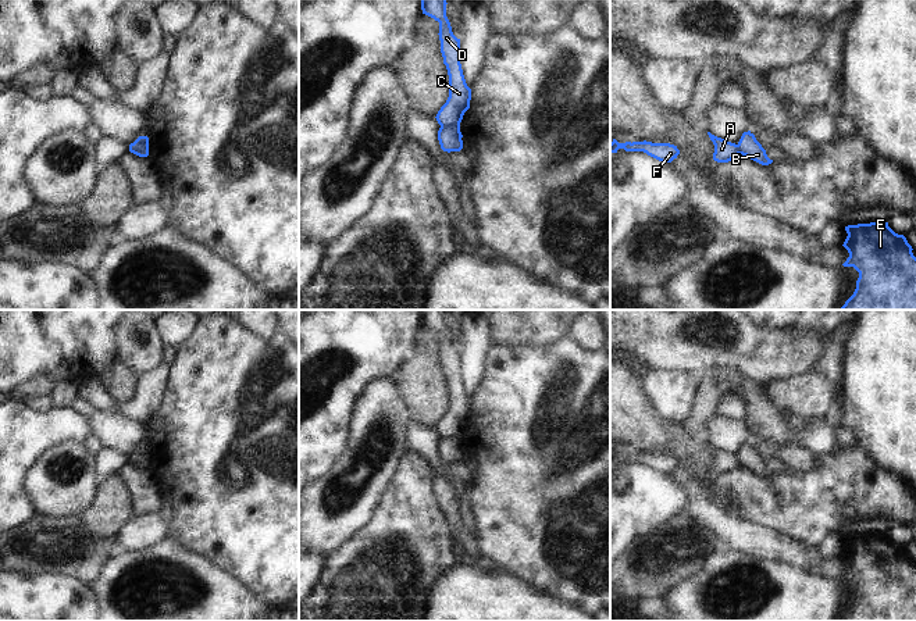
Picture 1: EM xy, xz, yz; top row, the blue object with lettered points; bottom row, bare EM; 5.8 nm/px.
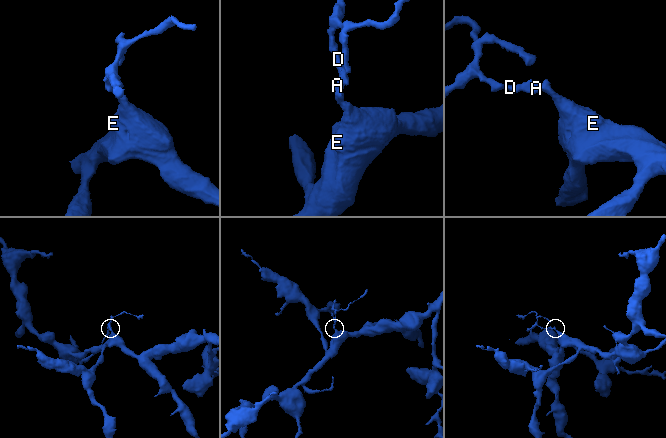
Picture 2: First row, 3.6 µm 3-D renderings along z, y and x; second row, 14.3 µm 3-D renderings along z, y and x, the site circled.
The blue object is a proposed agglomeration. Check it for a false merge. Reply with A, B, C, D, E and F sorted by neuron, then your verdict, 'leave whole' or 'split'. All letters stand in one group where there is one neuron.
A C D F / B E | split

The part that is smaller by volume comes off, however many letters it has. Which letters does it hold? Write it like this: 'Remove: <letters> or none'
Remove: A, C, D, F

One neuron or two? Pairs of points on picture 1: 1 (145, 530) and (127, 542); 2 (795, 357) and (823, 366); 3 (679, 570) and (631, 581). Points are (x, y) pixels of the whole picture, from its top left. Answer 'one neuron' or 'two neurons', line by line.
1: one neuron
2: two neurons
3: one neuron

